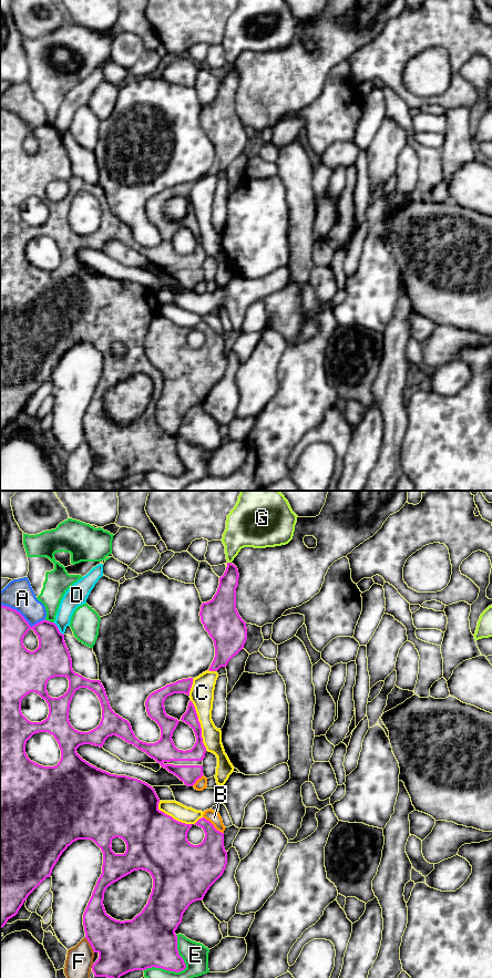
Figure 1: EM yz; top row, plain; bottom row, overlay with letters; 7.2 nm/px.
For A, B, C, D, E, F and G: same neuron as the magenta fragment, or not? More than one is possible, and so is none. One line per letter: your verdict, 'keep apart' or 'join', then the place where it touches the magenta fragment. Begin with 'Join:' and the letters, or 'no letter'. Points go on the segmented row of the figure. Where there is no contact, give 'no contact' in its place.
Join: no letter
A: keep apart | yz (23, 617)
B: keep apart | yz (213, 825)
C: keep apart | yz (200, 726)
D: keep apart | yz (58, 629)
E: keep apart | yz (180, 970)
F: keep apart | yz (90, 944)
G: keep apart | yz (229, 563)

